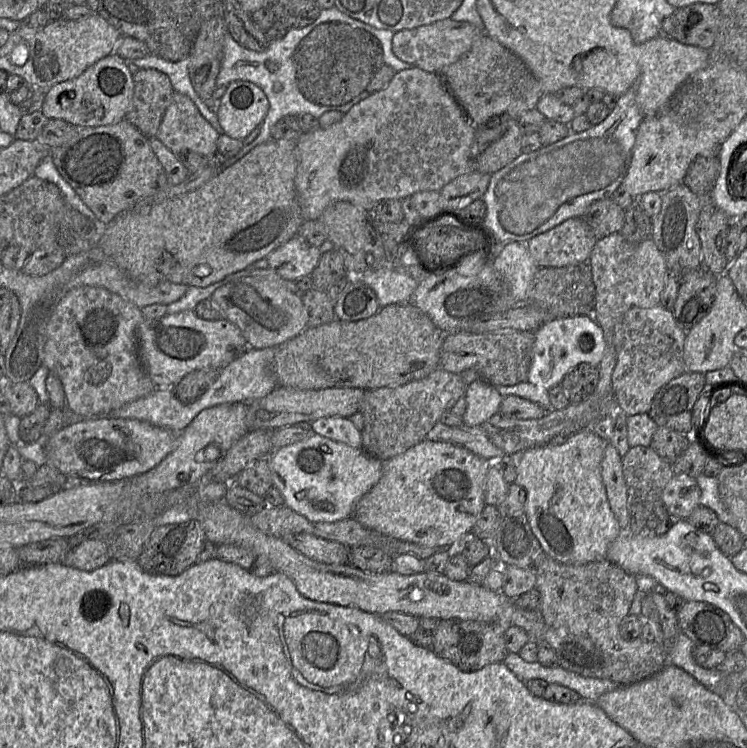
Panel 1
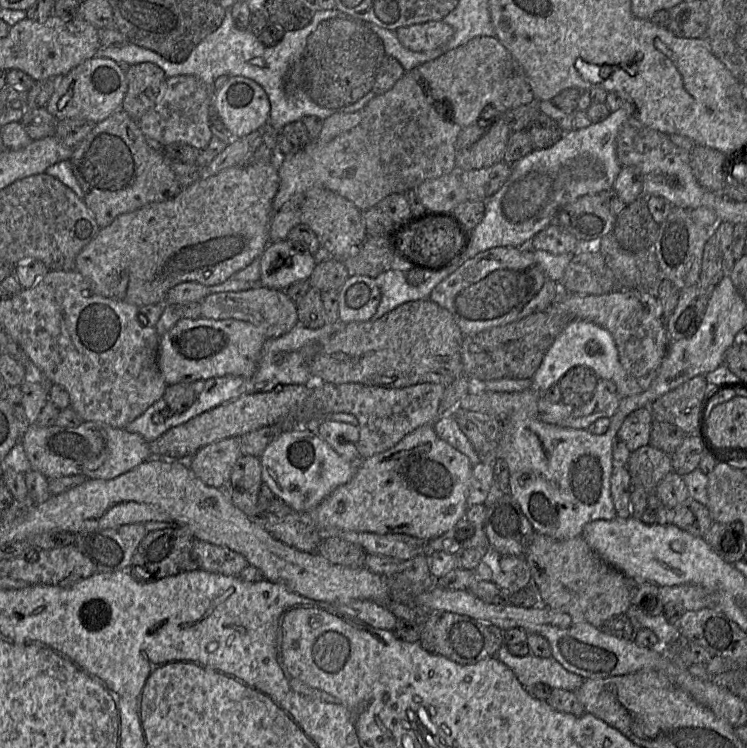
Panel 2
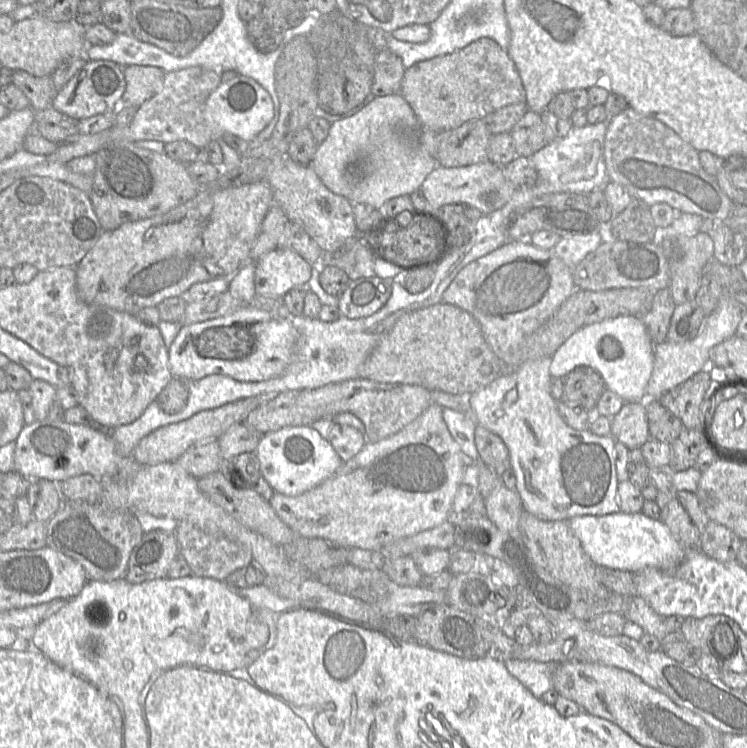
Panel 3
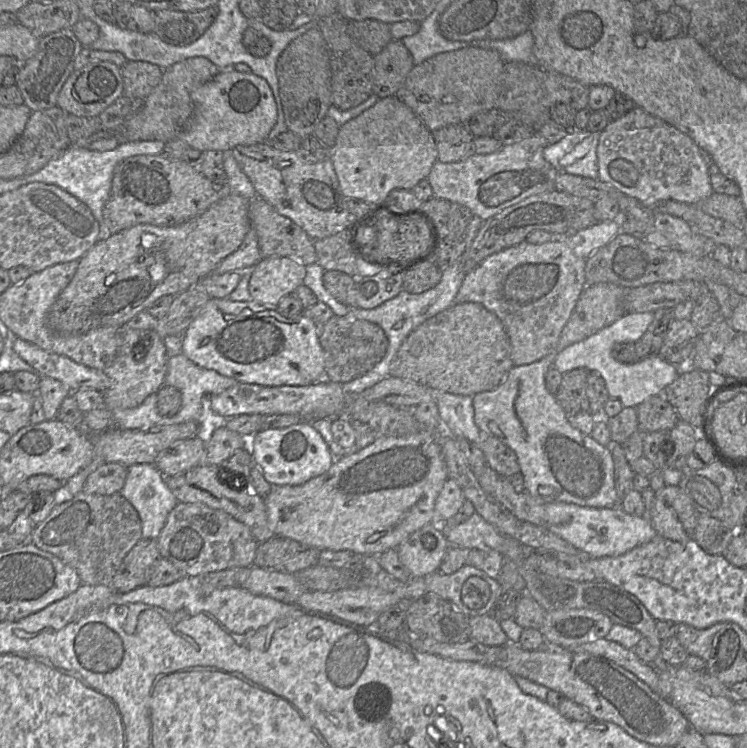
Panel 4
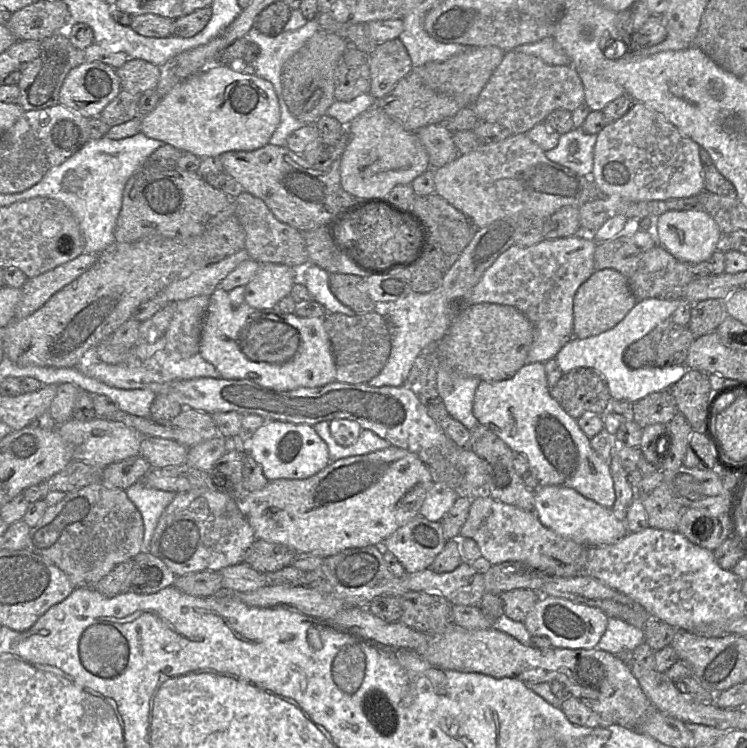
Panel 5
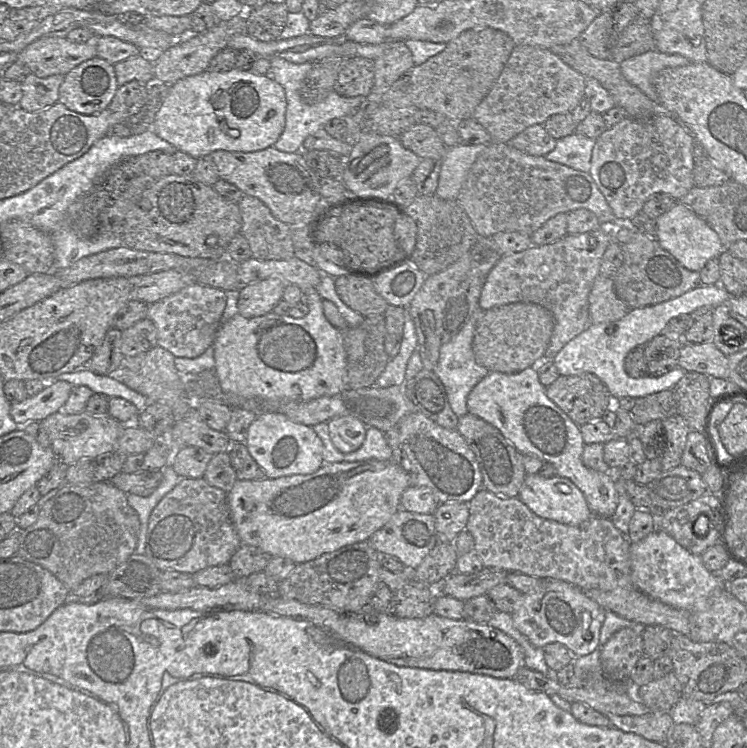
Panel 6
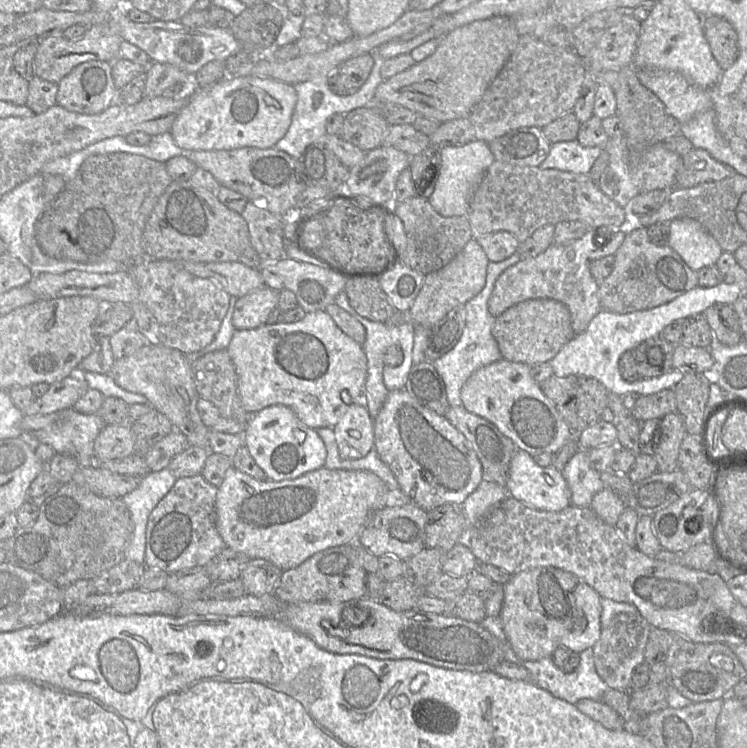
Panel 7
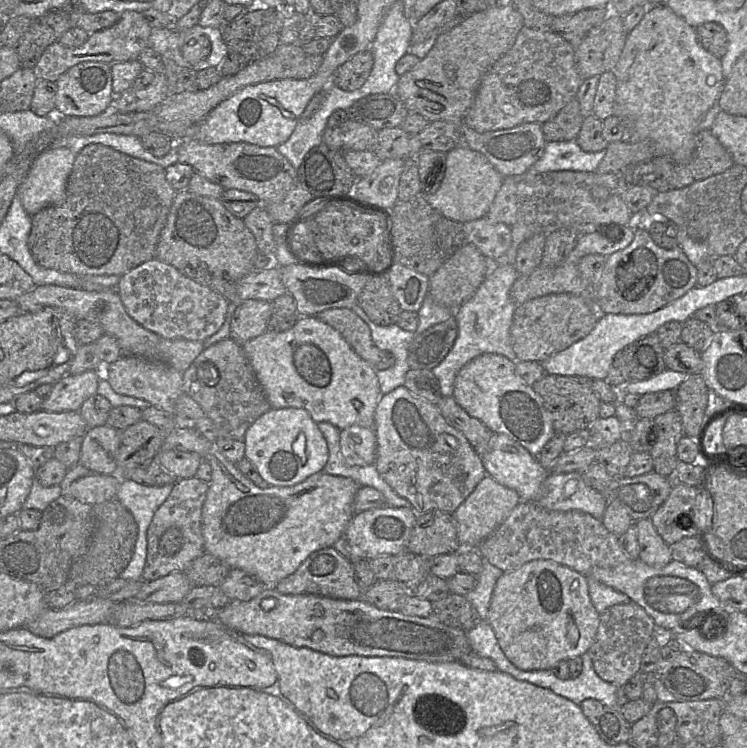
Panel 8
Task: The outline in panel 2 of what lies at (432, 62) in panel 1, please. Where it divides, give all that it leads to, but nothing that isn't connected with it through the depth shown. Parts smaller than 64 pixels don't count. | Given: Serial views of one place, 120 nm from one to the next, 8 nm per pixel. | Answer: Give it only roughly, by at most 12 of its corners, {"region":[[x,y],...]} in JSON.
{"region":[[442,20],[402,27],[400,43],[414,52],[437,49],[454,35]]}

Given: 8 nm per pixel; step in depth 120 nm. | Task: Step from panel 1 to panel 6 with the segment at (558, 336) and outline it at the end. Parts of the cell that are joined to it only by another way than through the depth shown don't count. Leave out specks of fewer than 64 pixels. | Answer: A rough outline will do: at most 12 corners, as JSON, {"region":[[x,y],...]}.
{"region":[[699,285],[590,324],[552,359],[560,375],[591,373],[613,400],[673,389],[687,371],[630,377],[627,354],[667,323],[731,296]]}

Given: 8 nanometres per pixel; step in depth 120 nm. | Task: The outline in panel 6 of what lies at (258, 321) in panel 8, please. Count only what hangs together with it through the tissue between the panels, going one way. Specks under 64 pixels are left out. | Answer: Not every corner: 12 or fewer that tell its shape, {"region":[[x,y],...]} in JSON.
{"region":[[268,278],[240,290],[239,314],[254,318],[272,312],[285,282]]}

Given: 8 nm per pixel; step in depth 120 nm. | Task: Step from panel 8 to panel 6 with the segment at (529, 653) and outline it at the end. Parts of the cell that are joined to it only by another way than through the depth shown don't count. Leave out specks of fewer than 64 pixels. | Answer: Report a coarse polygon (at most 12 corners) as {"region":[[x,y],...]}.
{"region":[[568,582],[523,594],[514,627],[574,657],[599,646],[605,610]]}

